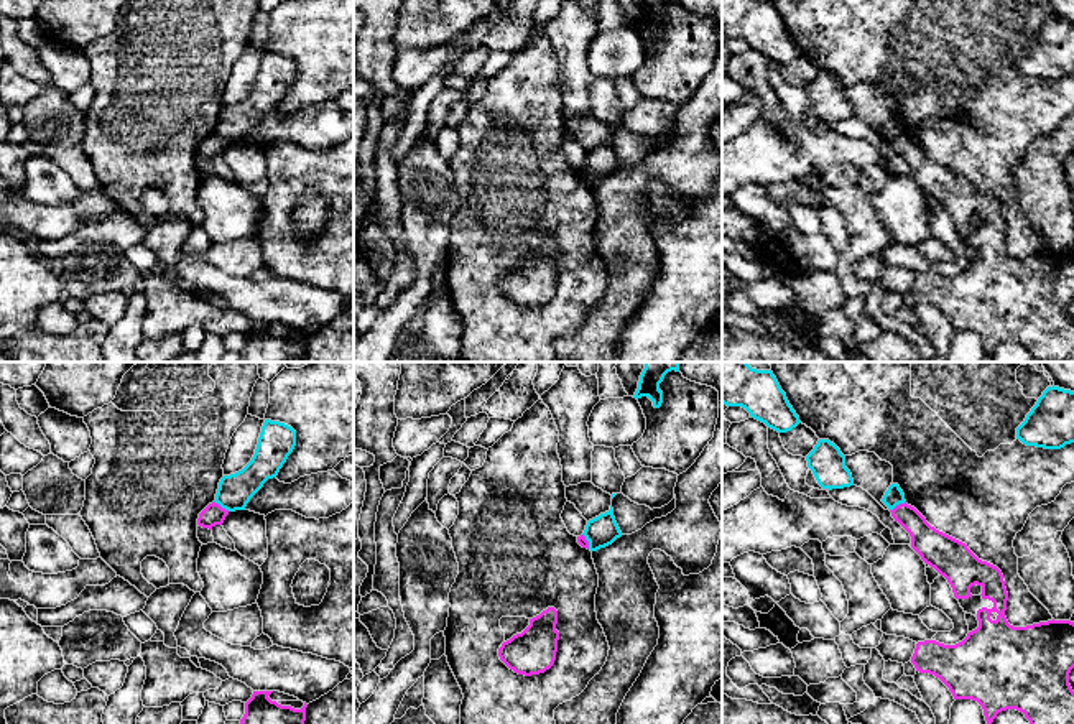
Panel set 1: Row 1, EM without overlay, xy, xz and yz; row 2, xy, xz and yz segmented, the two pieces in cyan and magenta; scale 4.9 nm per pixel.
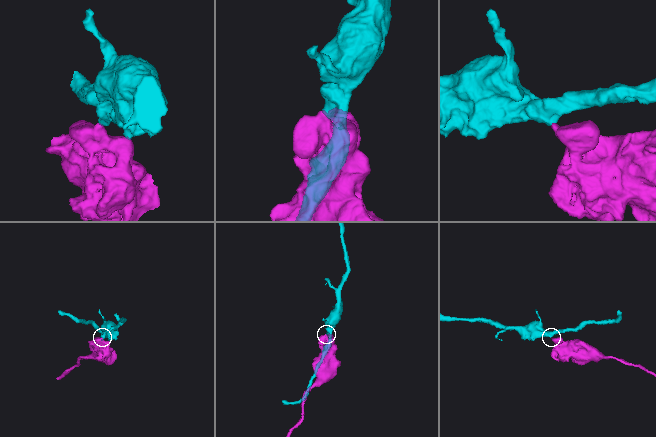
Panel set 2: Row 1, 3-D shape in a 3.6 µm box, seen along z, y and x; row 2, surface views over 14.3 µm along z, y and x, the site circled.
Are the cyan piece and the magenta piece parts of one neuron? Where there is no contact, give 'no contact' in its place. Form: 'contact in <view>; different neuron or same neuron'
contact in yz; different neuron

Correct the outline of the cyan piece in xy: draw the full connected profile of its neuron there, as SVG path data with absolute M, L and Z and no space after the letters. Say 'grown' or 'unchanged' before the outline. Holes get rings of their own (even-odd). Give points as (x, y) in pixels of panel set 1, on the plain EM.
unchanged; M265 51L252 92L219 114L215 135L229 143L245 142L268 110L278 107L296 77L296 63L280 53Z

